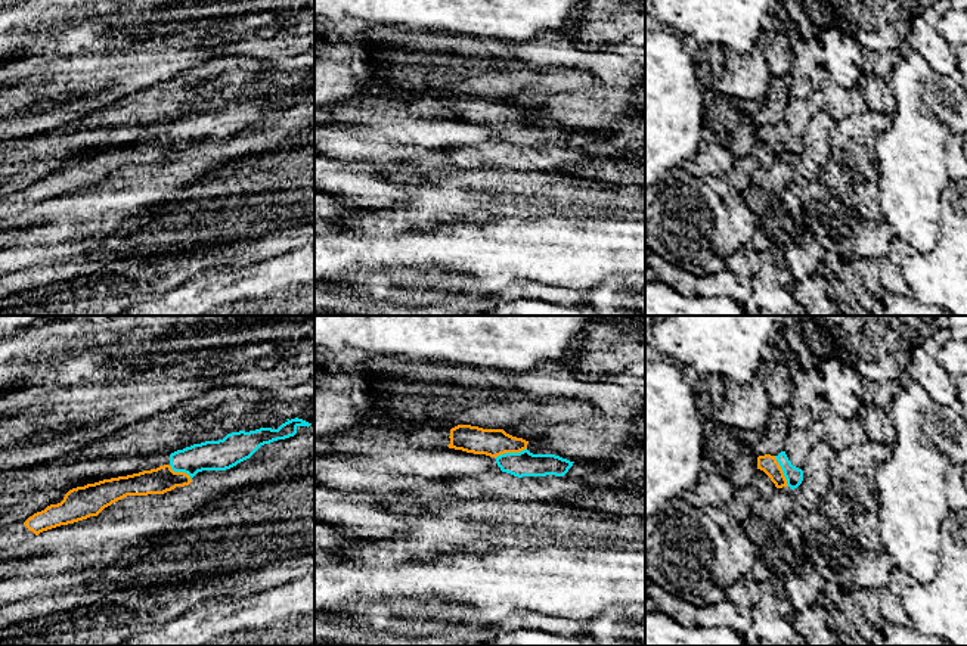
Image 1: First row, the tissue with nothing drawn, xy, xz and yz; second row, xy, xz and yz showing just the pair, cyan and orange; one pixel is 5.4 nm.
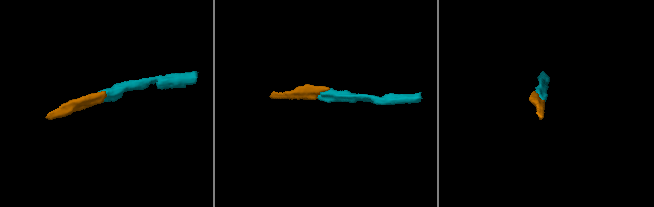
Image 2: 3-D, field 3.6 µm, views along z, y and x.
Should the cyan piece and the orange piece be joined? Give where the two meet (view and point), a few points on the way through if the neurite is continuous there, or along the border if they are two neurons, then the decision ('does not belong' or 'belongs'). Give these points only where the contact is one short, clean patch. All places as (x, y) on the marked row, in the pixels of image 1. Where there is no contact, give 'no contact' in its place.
contact xz (511, 453); way xz (524, 463), (511, 453), (493, 443); belongs

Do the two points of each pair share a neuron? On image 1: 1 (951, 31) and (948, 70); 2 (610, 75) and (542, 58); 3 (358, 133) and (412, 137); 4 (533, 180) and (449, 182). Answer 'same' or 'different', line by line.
1: different
2: same
3: same
4: same

